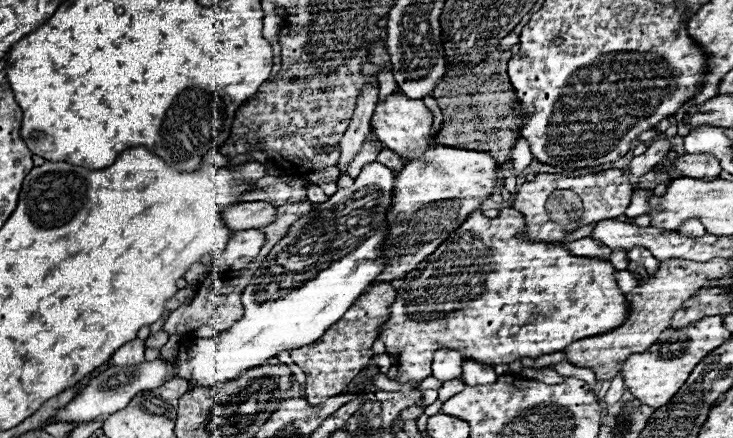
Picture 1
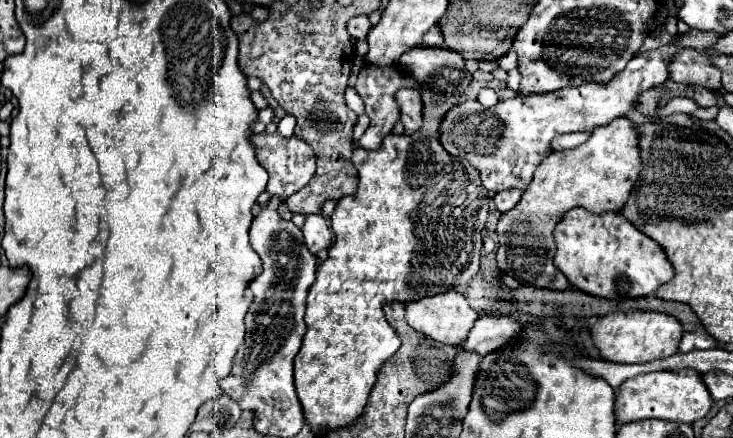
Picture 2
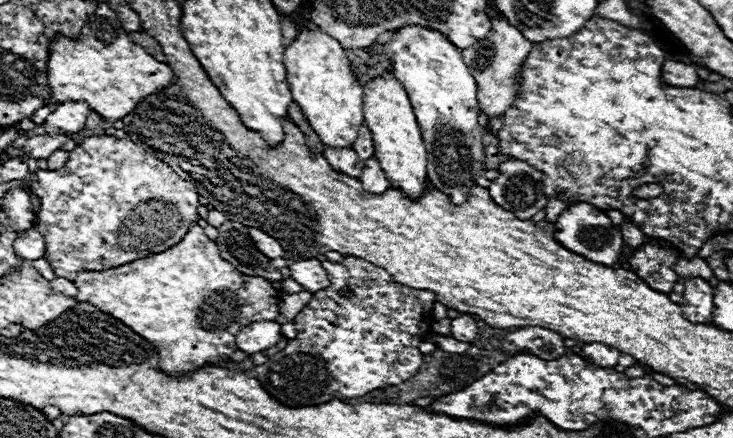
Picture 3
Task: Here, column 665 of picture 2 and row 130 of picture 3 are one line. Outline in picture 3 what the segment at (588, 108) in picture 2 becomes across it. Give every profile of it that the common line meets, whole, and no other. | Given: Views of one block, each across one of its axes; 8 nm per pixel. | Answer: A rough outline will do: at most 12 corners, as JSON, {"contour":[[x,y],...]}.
{"contour":[[64,102],[44,120],[48,134],[80,134],[90,106]]}

